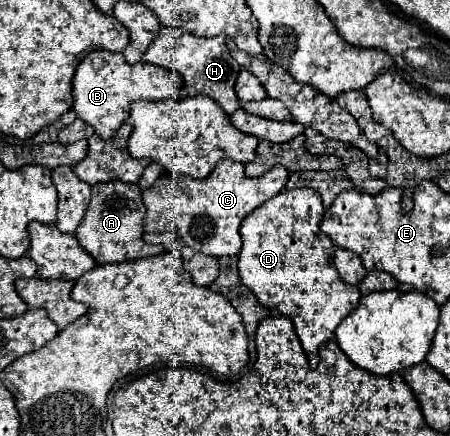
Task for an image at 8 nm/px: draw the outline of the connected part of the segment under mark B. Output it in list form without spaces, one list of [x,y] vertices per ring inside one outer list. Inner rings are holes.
[[[91,51],[77,67],[73,79],[73,97],[75,97],[73,109],[79,115],[79,119],[89,123],[101,139],[111,139],[111,135],[115,135],[115,131],[127,119],[133,101],[179,99],[181,91],[183,91],[183,79],[177,71],[167,71],[167,67],[147,65],[147,63],[129,65],[123,53]]]

